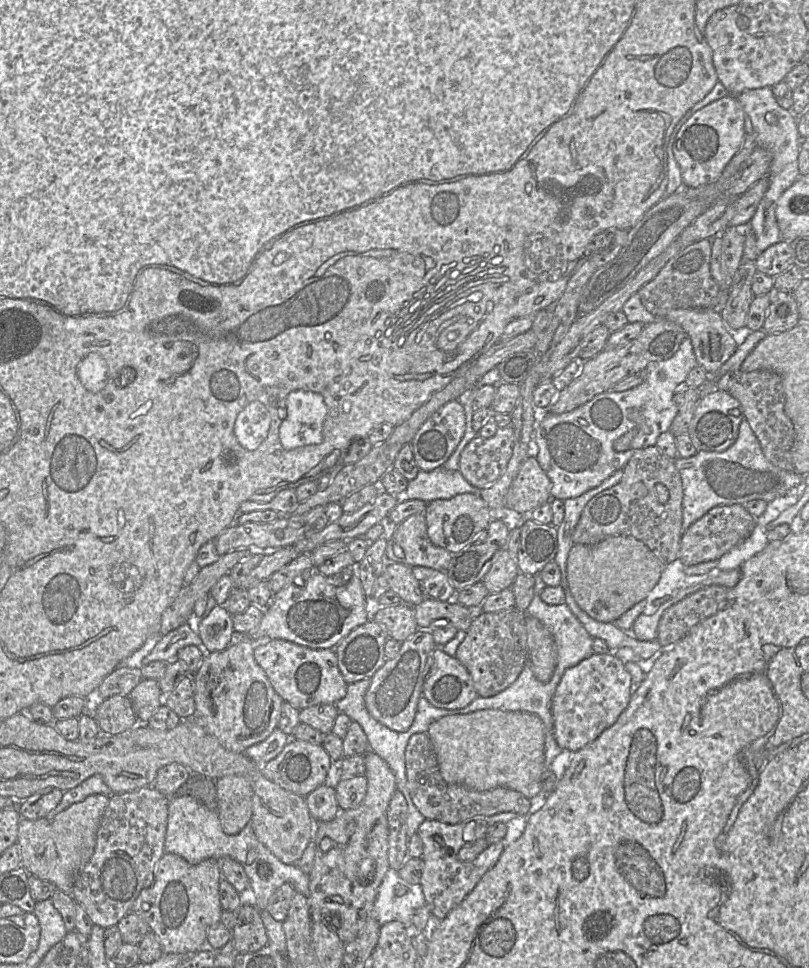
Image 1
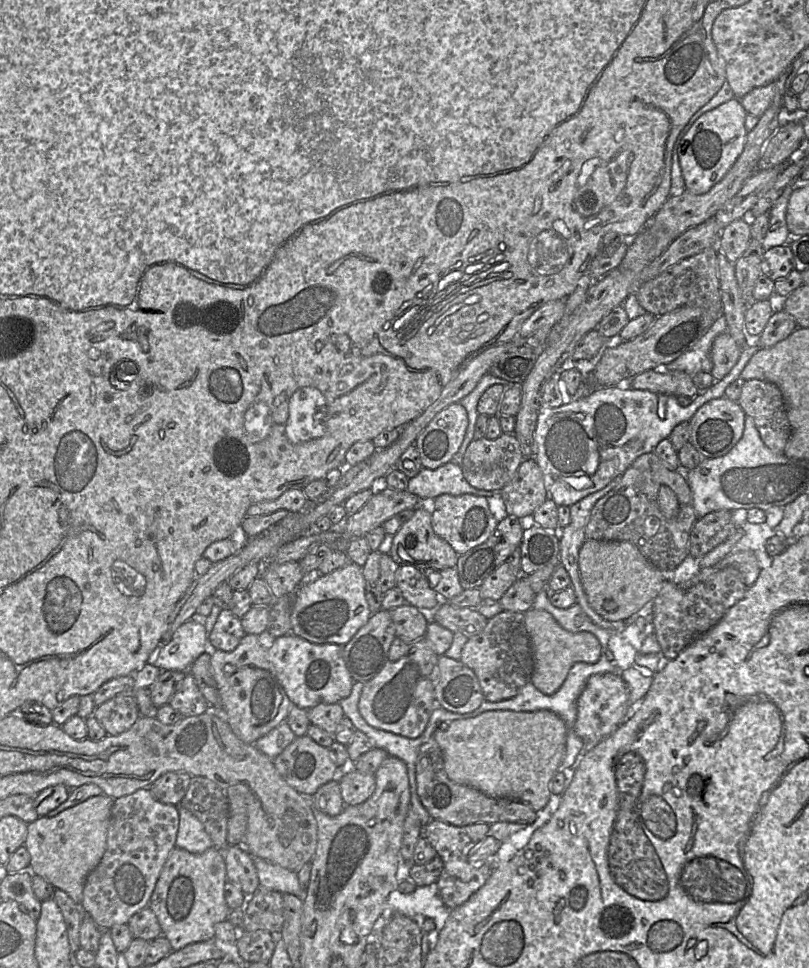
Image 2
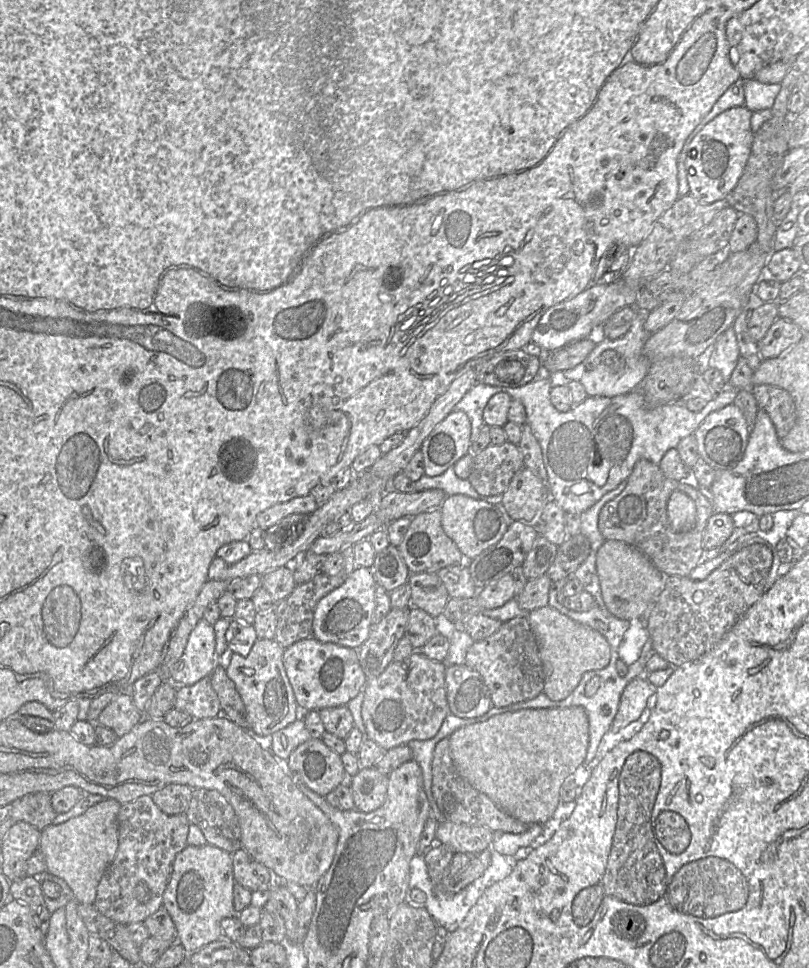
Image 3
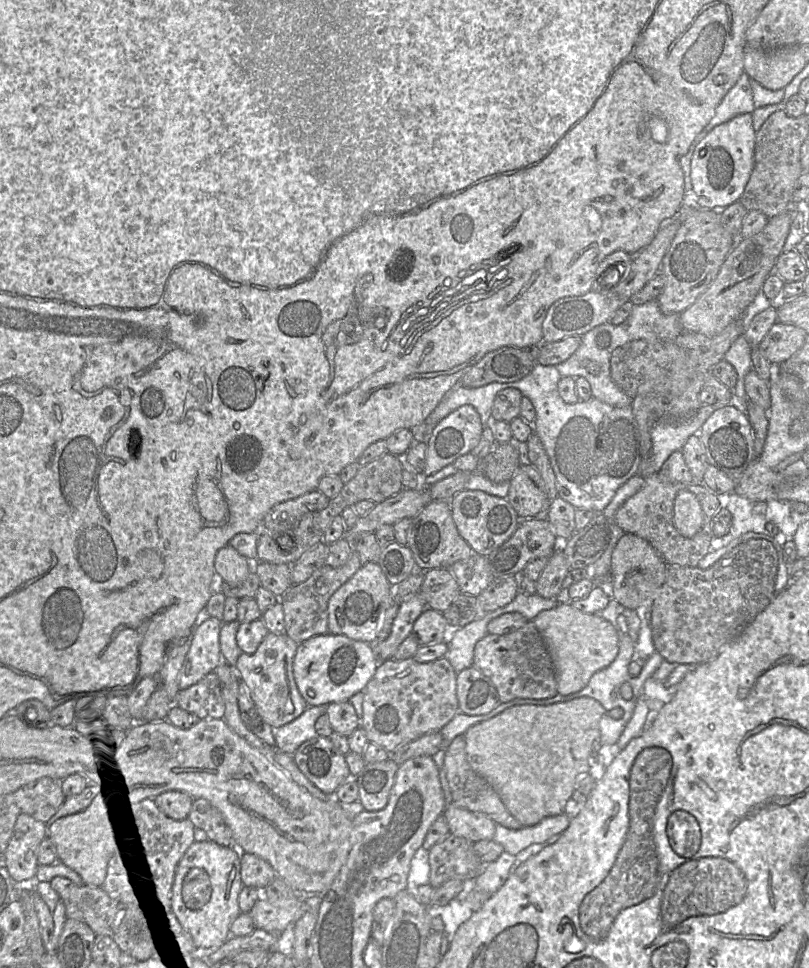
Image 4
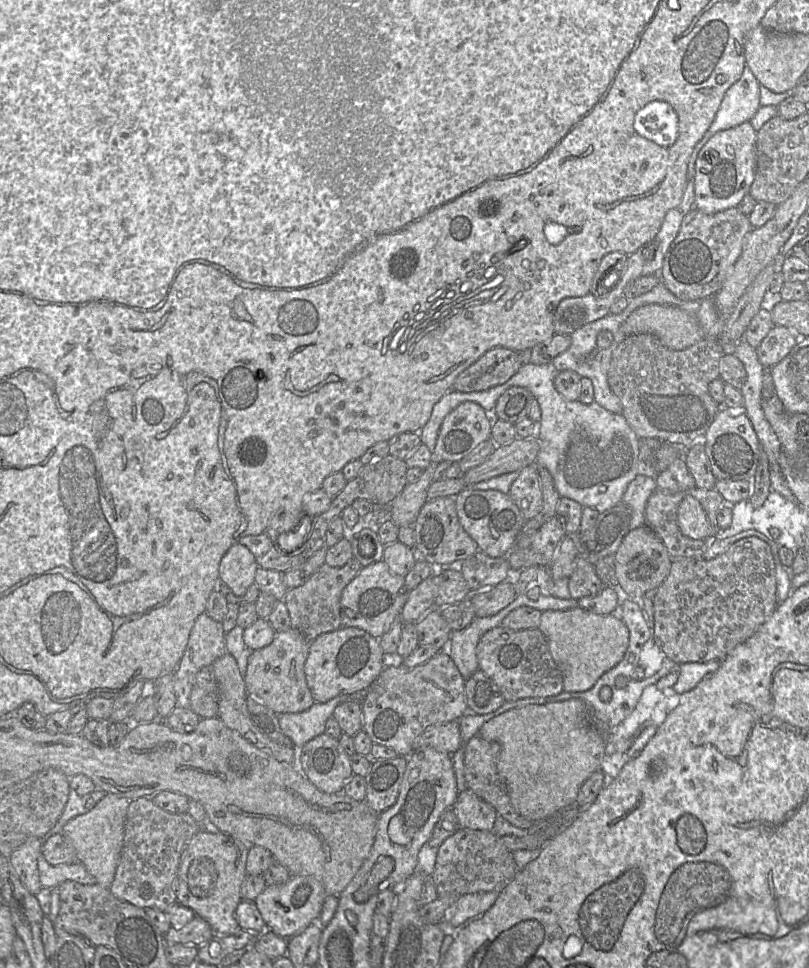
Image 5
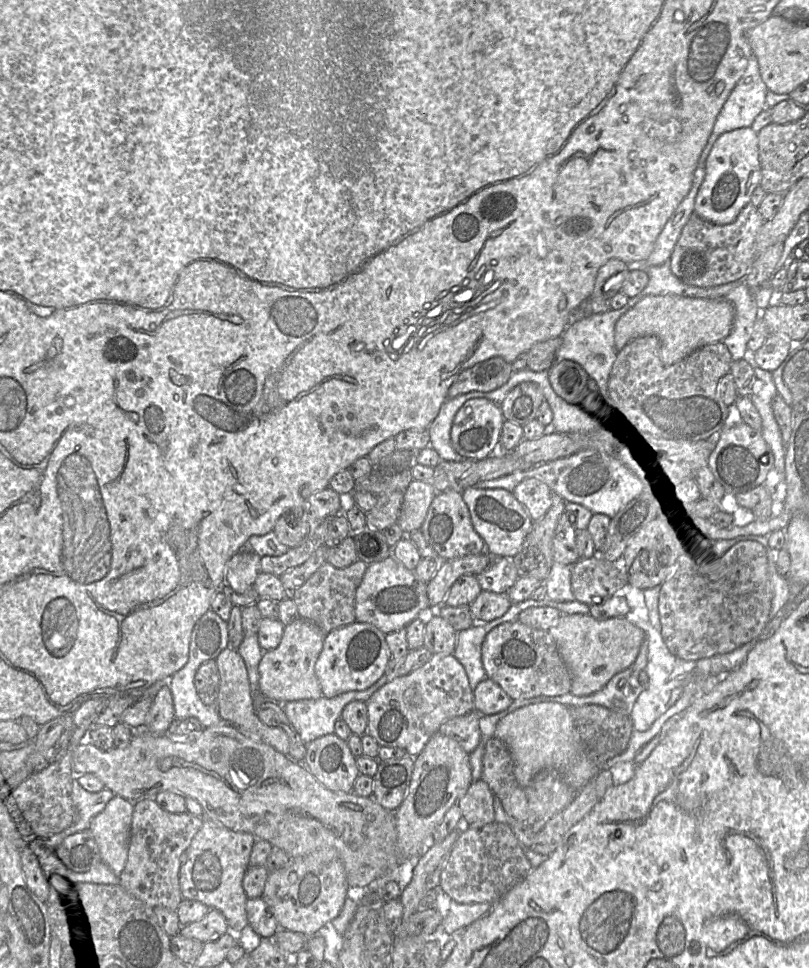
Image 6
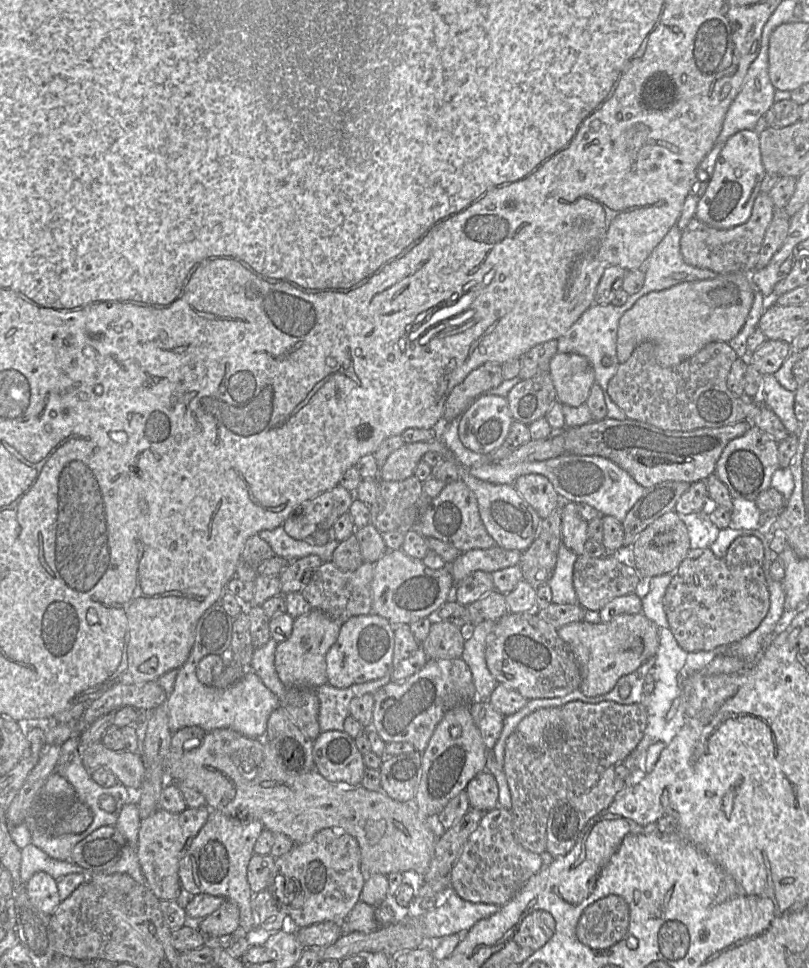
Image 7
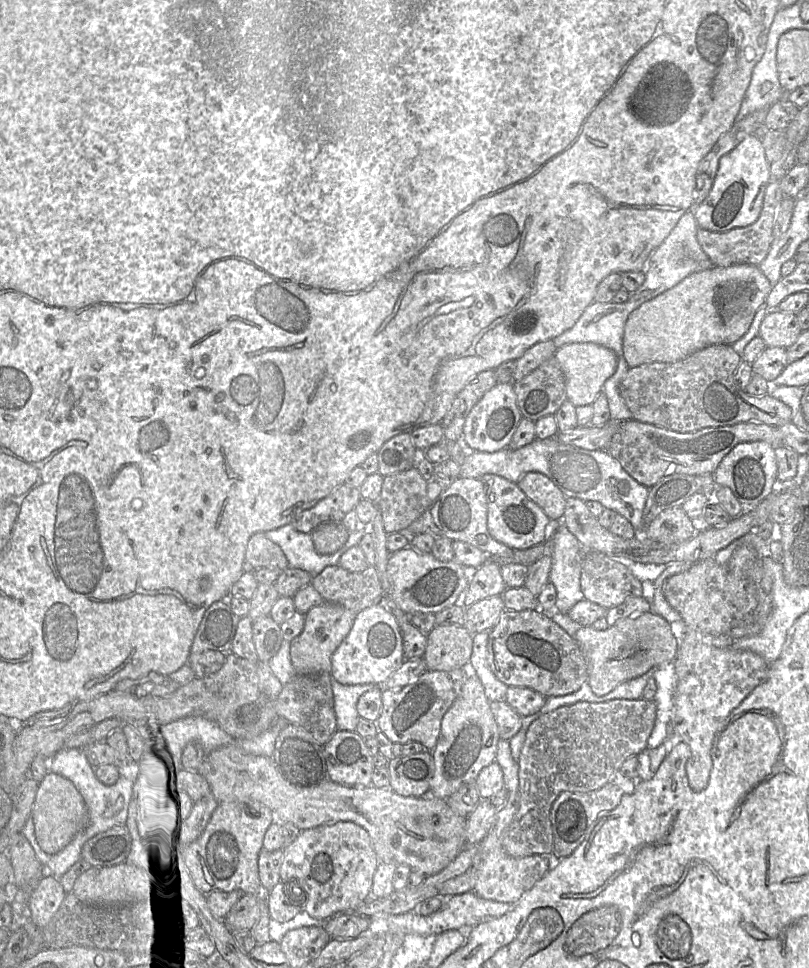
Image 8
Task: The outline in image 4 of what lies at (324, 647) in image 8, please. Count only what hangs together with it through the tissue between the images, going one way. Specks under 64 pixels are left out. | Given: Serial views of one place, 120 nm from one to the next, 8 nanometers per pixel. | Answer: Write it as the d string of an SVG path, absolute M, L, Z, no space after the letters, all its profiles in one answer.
M268 633L253 654L241 653L235 668L262 719L274 729L297 717L308 707L301 696L293 676L293 659L298 644L285 633Z

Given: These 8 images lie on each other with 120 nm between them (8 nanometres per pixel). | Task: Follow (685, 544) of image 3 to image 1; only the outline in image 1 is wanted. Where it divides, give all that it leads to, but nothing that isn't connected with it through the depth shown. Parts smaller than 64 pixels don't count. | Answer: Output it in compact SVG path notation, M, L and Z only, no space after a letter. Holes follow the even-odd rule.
M650 446L635 451L623 471L623 477L617 485L599 493L584 507L572 535L573 543L594 545L611 536L632 536L644 543L662 564L669 564L679 559L680 543L684 533L682 529L683 486L674 460L666 456L656 446ZM657 484L663 484L669 490L669 500L664 504L657 499Z

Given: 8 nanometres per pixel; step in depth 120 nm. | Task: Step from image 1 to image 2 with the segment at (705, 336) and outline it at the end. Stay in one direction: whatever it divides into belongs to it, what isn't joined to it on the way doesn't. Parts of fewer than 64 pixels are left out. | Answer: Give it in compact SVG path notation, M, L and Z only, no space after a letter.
M724 332L715 337L711 347L712 370L715 381L723 379L737 363L742 348L734 338Z

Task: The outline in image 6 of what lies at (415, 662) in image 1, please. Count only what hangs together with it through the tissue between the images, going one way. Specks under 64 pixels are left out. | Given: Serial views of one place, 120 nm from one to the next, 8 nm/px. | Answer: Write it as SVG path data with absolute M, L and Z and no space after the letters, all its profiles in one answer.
M432 654L429 661L403 676L395 676L377 689L367 700L367 732L380 746L400 747L416 757L433 734L448 720L474 710L473 690L464 667L452 654Z

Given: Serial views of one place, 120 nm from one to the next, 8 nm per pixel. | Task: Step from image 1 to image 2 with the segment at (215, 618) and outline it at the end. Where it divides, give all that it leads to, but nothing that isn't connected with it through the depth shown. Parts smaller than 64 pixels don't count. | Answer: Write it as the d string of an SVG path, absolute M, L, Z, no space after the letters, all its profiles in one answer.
M221 609L212 631L208 634L208 641L214 649L230 652L245 635L240 619L229 609Z

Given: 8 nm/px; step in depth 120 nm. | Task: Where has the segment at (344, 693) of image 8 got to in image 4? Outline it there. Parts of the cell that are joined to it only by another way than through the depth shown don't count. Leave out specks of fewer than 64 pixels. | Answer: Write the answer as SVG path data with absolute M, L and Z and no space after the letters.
M308 706L299 717L274 729L276 747L284 753L293 755L302 743L316 737L315 723L325 714L326 706Z

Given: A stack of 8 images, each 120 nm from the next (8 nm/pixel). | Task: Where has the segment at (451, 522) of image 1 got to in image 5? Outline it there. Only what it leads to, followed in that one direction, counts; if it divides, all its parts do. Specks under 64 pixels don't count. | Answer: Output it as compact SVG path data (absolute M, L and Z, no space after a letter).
M465 488L455 496L455 503L460 524L477 543L479 551L492 558L504 558L526 522L509 495L498 490Z

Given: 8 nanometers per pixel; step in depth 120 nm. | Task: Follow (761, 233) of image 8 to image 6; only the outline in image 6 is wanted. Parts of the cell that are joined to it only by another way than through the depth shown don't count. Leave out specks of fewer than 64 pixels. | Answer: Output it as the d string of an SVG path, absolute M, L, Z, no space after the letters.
M748 203L734 222L713 224L693 213L683 227L669 259L672 273L683 283L714 287L743 279L754 262L754 244L764 219L758 207Z

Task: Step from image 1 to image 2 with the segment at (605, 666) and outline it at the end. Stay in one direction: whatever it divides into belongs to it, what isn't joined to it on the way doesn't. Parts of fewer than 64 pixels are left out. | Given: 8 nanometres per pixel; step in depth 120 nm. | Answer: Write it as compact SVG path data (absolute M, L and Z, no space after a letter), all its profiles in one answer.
M619 672L592 675L577 702L573 731L583 742L583 751L609 737L630 716L629 690Z

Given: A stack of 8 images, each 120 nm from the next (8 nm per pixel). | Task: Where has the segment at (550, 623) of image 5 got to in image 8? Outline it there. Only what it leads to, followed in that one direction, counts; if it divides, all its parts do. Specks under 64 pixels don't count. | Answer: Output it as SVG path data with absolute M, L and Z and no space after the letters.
M651 611L620 619L605 630L581 626L573 638L587 660L587 682L598 696L611 692L626 680L639 677L663 663L674 661L679 647L679 640L673 634L671 624Z

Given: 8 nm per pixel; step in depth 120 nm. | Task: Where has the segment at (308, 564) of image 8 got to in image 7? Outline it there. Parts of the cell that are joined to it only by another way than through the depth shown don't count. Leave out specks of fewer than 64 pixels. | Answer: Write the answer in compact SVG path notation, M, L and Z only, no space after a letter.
M282 525L272 530L260 531L257 536L267 542L277 556L289 561L308 555L317 555L322 562L329 562L333 551L339 544L338 541L331 538L324 545L310 545L305 540L295 540L288 536Z

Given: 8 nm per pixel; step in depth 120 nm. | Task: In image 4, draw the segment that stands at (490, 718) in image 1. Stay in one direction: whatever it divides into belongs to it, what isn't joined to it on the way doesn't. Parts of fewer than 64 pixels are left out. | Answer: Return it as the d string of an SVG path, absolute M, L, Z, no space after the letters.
M591 697L550 705L517 705L477 723L463 734L468 762L501 797L507 810L524 826L564 813L577 781L588 774L601 748L600 719L603 706Z

